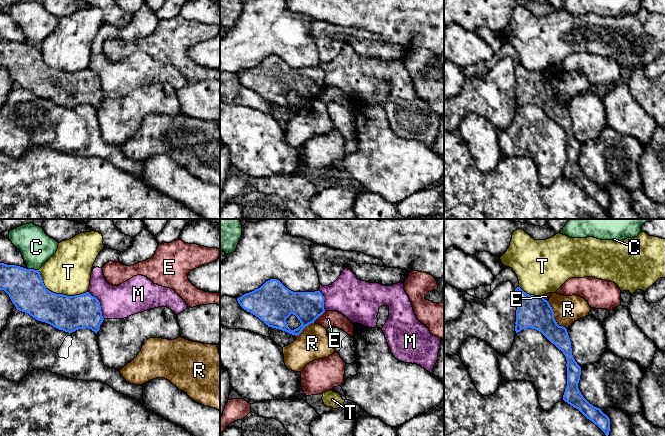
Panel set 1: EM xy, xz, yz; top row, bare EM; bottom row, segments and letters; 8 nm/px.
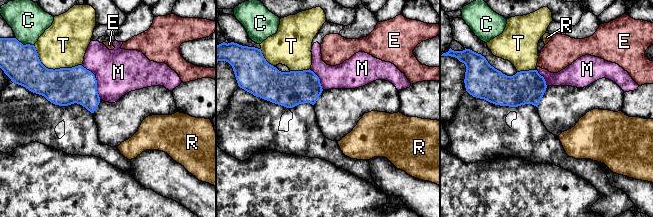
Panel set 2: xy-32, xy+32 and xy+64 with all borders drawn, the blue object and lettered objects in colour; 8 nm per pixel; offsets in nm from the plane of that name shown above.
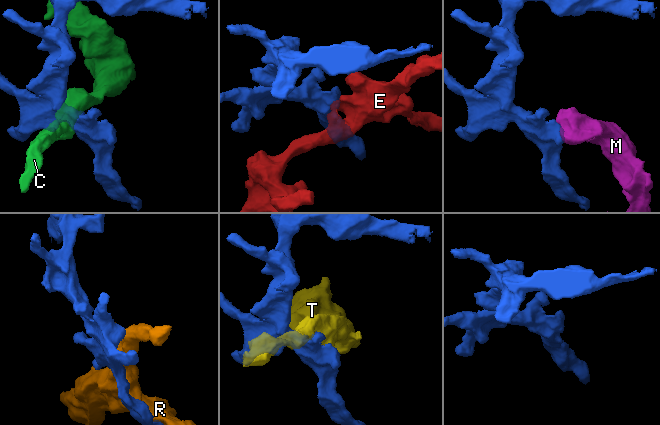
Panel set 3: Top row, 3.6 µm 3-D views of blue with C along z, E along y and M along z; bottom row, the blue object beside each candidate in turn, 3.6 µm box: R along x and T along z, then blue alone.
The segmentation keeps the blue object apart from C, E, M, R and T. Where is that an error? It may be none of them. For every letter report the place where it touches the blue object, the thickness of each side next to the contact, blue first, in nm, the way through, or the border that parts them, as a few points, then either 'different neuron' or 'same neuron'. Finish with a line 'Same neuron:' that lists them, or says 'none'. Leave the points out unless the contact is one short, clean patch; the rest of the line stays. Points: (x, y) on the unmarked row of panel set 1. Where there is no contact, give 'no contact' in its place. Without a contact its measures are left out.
C: xy (33, 45) | 300/260 nm | different neuron
E: xz (319, 91) | 240/130 nm | along xz (325, 87), (313, 98) | different neuron
M: xy (99, 80) | 280/280 nm | along xy (88, 67), (98, 76), (101, 91), (104, 94) | different neuron
R: yz (553, 93) | 260/220 nm | different neuron
T: xy (58, 70) | 300/360 nm | different neuron
Same neuron: none

